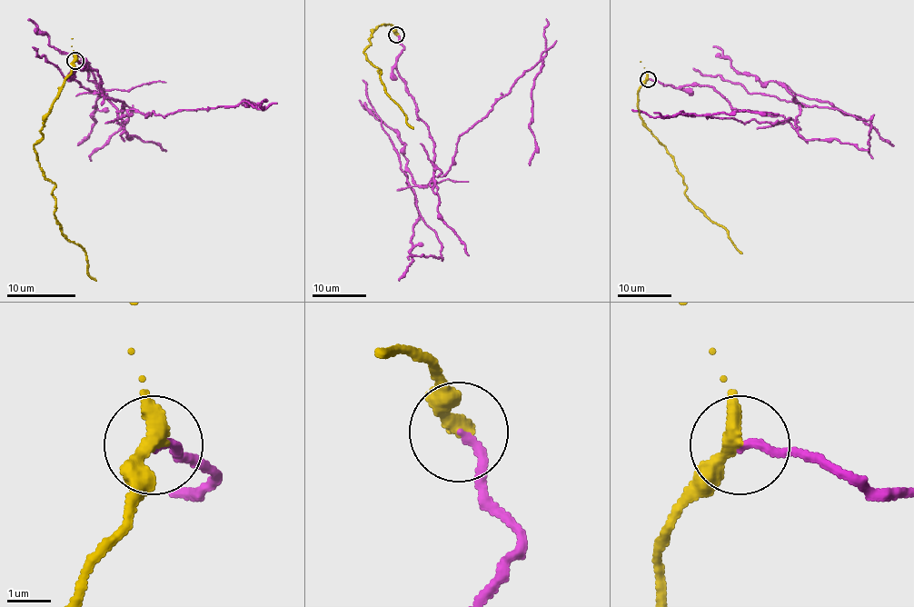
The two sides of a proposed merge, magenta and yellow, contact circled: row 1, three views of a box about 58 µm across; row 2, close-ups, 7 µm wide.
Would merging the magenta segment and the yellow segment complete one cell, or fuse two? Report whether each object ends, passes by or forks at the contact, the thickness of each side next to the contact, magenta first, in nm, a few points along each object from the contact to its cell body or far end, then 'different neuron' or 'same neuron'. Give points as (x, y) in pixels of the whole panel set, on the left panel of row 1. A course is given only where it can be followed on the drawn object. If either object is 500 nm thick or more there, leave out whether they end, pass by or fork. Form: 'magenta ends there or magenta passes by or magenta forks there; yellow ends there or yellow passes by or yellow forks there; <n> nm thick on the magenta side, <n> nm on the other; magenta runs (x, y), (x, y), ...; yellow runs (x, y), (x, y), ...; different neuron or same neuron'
magenta ends there; yellow passes by; 170 nm thick on the magenta side, 340 nm on the other; magenta runs (74, 62), (96, 72), (123, 112), (242, 104); yellow runs (74, 60), (34, 149), (42, 173), (55, 185), (54, 215), (59, 230), (84, 252), (88, 273), (96, 281); different neuron

